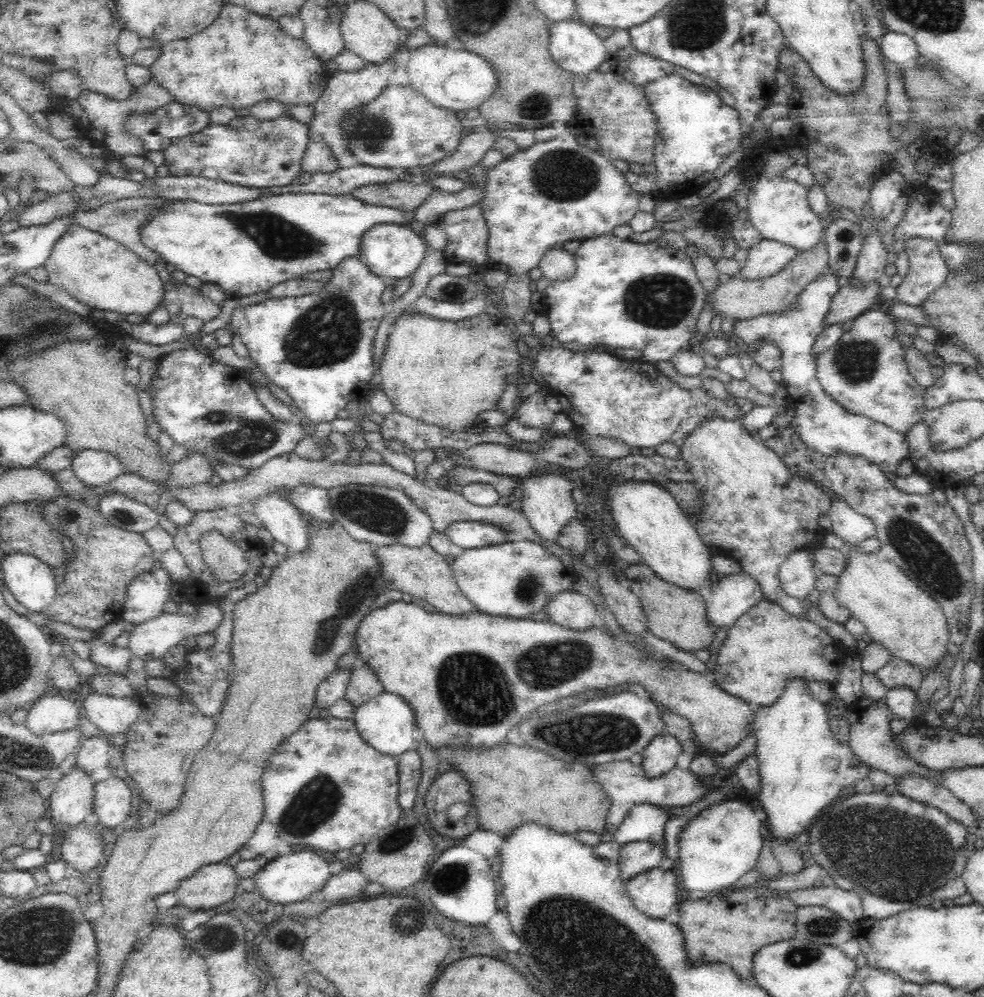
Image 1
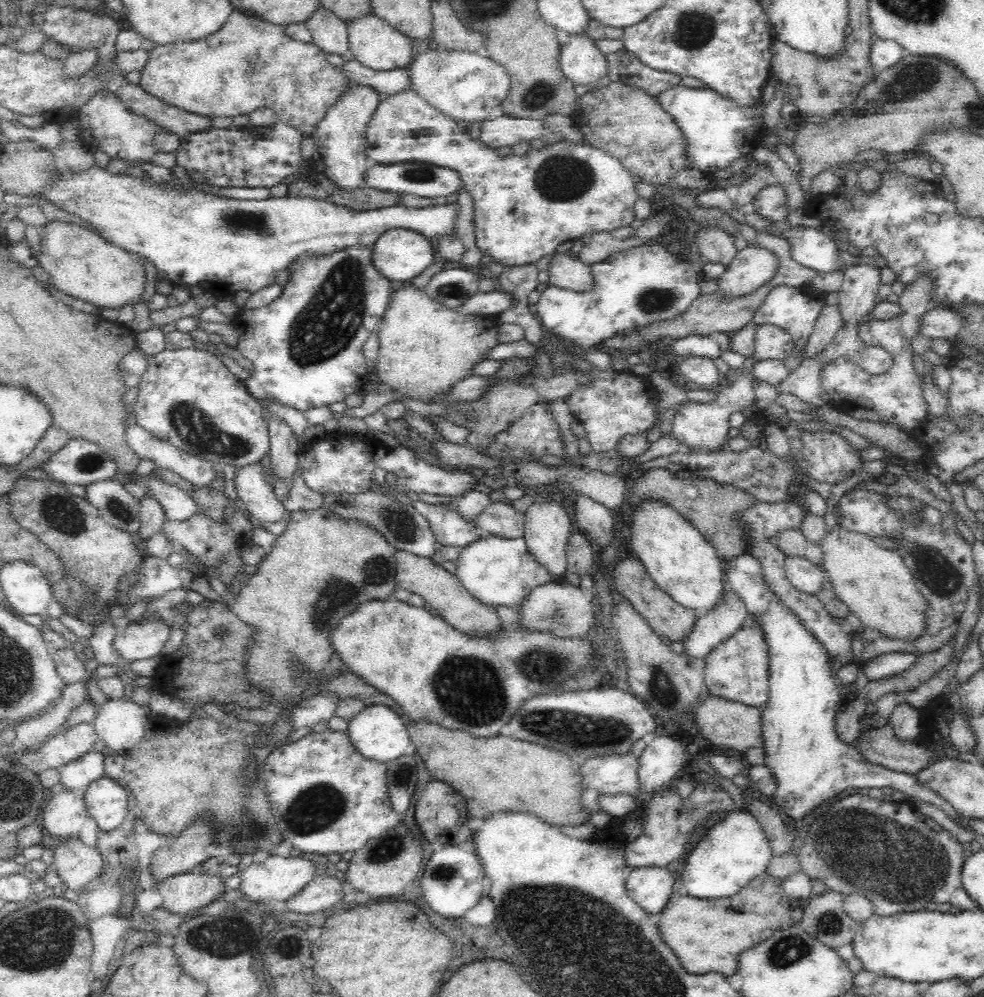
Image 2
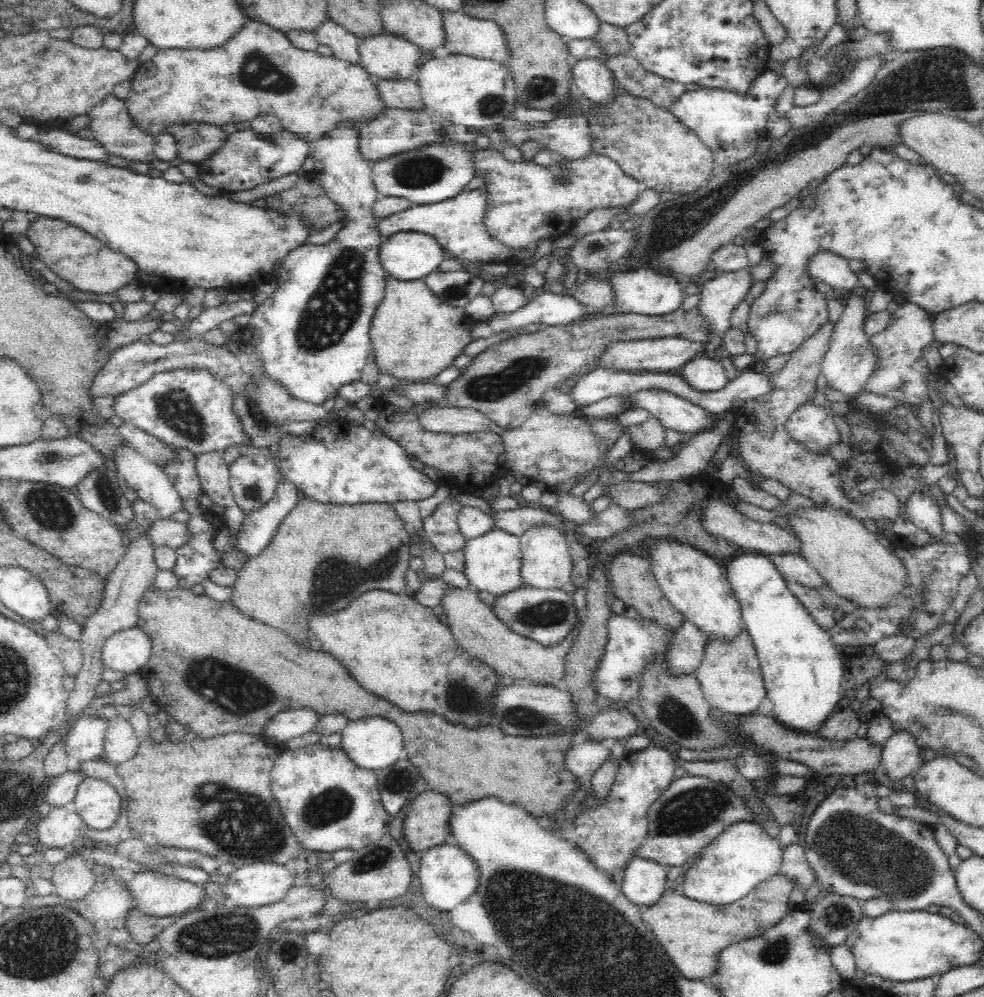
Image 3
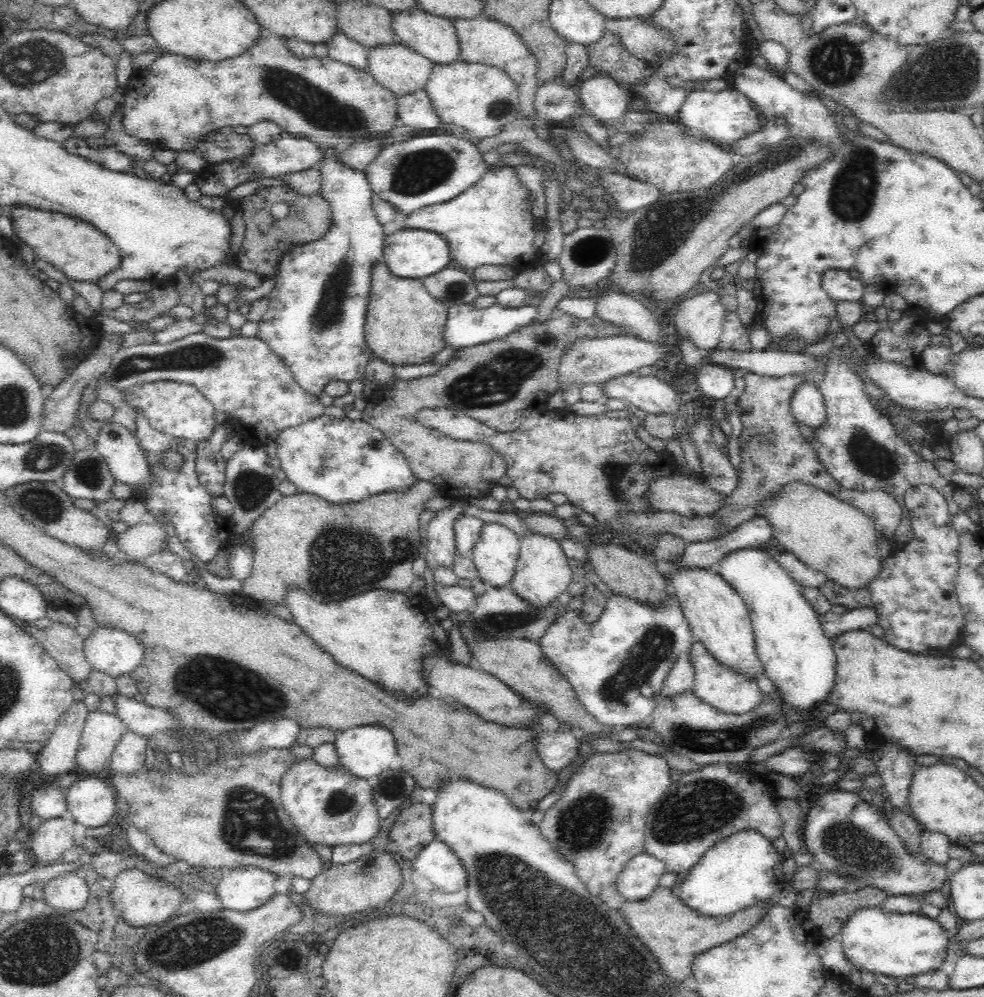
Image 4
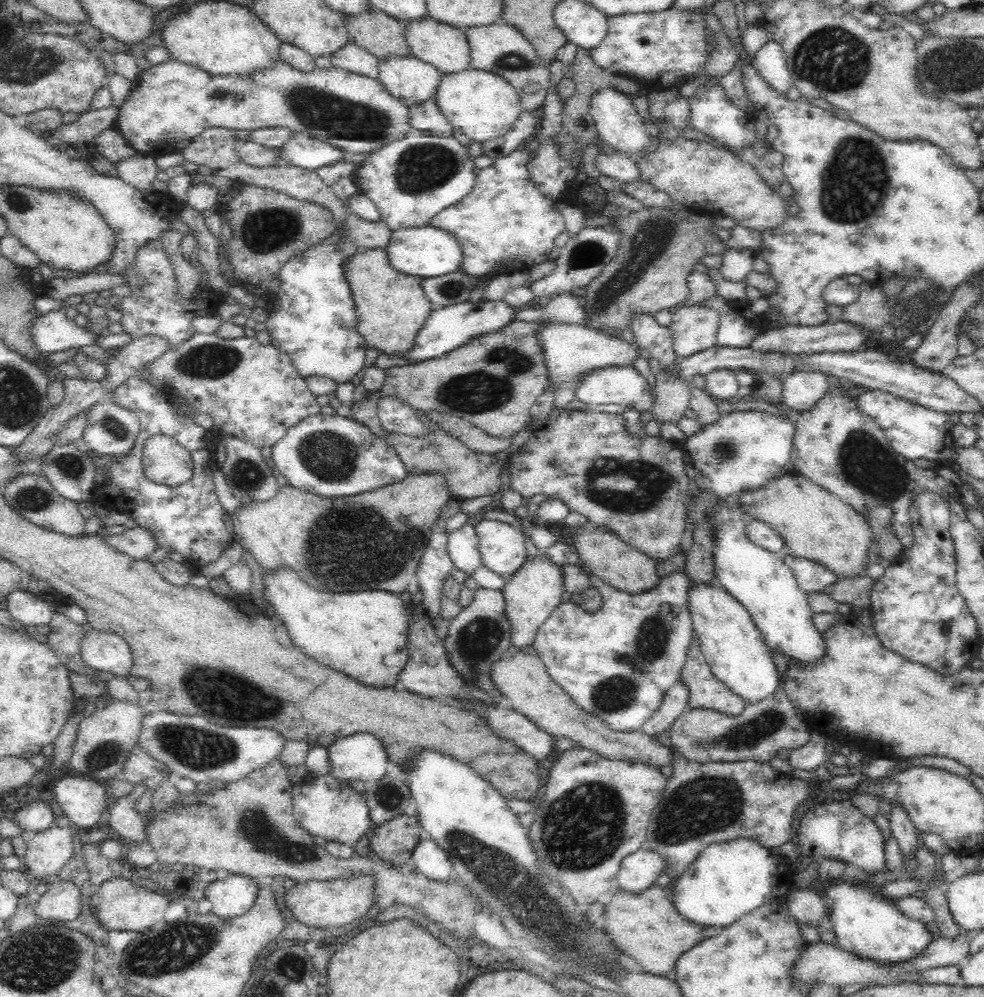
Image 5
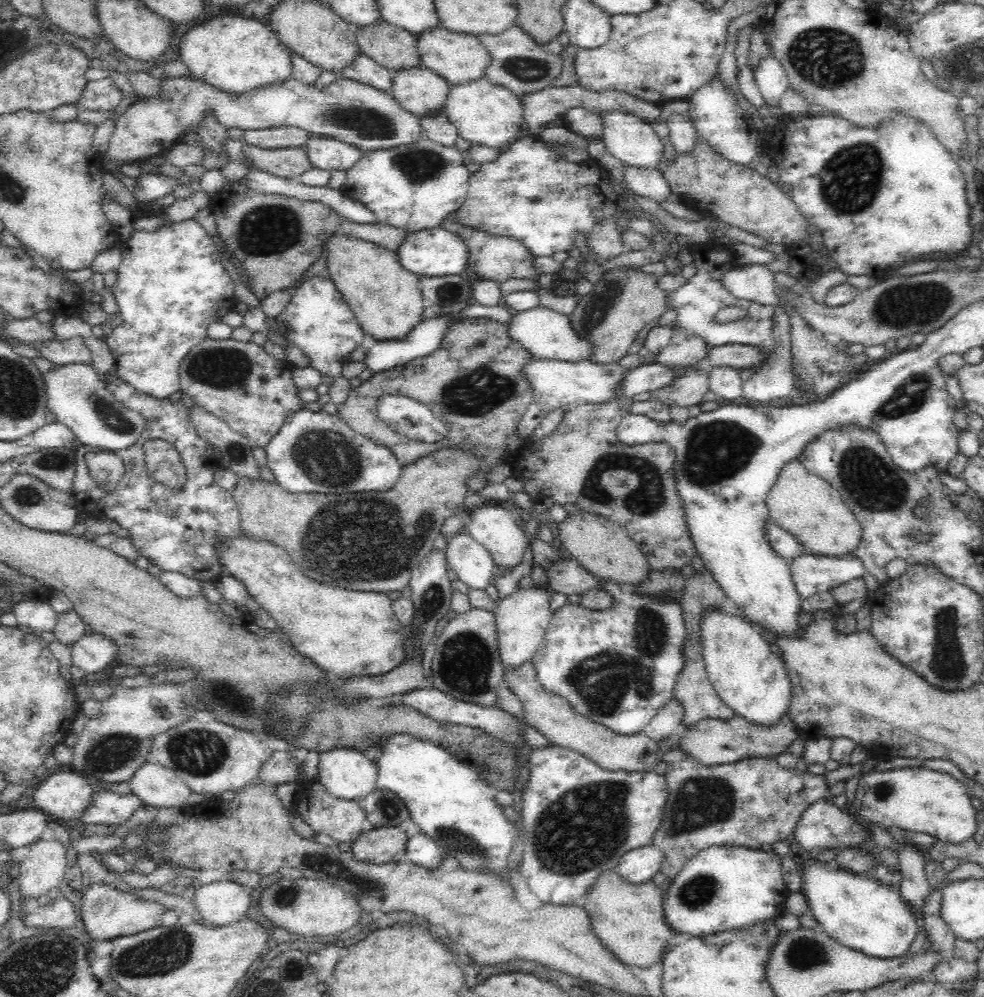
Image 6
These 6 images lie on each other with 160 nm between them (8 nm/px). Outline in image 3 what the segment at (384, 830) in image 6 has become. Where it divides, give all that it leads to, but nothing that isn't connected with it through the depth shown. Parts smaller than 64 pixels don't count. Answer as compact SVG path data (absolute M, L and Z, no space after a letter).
M432 790L418 794L402 822L402 836L412 851L428 851L448 840L448 822L454 804Z

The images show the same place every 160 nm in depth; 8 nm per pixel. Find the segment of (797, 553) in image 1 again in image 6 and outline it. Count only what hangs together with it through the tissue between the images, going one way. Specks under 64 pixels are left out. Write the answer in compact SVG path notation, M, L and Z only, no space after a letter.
M853 552L844 556L807 554L789 562L792 580L801 599L829 591L844 582L864 576L865 566Z

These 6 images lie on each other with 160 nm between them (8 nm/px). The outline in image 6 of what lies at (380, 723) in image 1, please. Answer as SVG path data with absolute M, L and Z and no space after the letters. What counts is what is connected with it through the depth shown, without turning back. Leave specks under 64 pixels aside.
M333 748L319 757L317 782L330 796L356 801L376 789L377 772L378 767L368 753Z

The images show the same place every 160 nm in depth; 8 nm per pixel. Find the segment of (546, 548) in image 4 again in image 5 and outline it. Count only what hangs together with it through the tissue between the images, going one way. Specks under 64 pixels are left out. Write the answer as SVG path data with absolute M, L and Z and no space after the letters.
M542 553L542 557L535 561L526 561L513 575L507 578L503 588L503 597L506 601L504 613L510 621L511 646L524 650L533 646L540 626L550 618L553 610L562 601L564 594L564 579L560 565L550 561L548 553Z

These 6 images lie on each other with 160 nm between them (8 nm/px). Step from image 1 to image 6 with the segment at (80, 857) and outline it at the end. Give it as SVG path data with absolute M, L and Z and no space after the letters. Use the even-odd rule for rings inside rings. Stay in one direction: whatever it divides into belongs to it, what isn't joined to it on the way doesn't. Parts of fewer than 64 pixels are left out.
M96 883L87 887L81 901L81 919L86 933L96 940L112 940L119 936L133 935L160 926L167 906L151 901L139 900L133 893L121 891L112 885ZM57 895L54 901L41 904L34 913L24 918L26 926L39 928L40 930L62 930L71 927L76 922L77 909L66 898Z

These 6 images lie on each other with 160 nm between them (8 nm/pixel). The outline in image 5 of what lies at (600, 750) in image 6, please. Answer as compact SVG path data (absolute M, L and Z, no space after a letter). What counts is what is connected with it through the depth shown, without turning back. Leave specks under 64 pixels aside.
M514 646L493 664L492 682L505 698L505 704L530 719L538 729L557 737L569 738L578 748L586 748L608 760L644 763L662 767L670 764L671 749L664 747L655 737L642 732L612 730L601 718L588 714L572 700L572 697L547 673L546 667L533 646L519 650Z

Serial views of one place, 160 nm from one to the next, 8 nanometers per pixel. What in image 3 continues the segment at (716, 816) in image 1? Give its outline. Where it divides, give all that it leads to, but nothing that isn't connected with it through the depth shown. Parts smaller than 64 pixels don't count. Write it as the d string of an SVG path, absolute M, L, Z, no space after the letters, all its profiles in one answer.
M748 821L737 822L726 828L720 837L716 838L702 854L696 857L693 866L690 866L688 872L684 874L684 880L677 888L684 896L696 902L711 906L728 906L744 898L753 888L761 885L765 880L780 873L782 859L783 852L779 848L777 839L770 837L762 825Z

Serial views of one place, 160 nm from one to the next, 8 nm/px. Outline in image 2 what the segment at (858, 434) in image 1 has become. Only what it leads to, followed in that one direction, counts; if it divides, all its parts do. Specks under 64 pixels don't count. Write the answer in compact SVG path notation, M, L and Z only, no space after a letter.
M778 285L772 288L772 292L770 292L764 302L756 308L756 312L752 314L751 322L757 325L776 325L792 335L796 343L796 348L785 360L786 367L792 371L798 368L799 364L803 362L800 352L802 352L802 348L806 346L806 338L812 334L814 324L824 306L825 294L821 294L812 287L808 288L807 292L804 292L804 290L800 290L800 287Z

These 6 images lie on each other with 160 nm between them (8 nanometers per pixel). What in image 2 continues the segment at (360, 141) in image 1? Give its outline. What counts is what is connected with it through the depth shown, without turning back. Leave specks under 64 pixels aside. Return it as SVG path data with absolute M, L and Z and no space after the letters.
M412 89L399 92L387 97L381 102L372 118L369 120L368 126L365 130L367 145L366 154L367 158L375 161L376 163L391 164L398 162L426 162L430 164L436 164L436 166L446 167L448 169L458 172L461 178L461 184L464 186L472 200L473 206L473 224L475 225L475 242L482 254L486 256L492 256L493 260L506 266L520 266L522 264L530 264L530 262L538 262L542 256L546 254L552 254L555 252L556 247L562 242L567 240L573 241L573 239L586 234L586 232L604 232L607 230L611 232L614 228L619 226L629 226L630 222L634 220L634 202L638 200L638 193L636 193L636 181L635 178L630 175L626 168L613 156L603 150L594 148L593 146L582 143L581 145L571 143L570 141L558 141L552 145L546 144L542 149L534 149L526 151L526 154L518 155L512 153L511 155L502 156L496 148L484 144L479 138L474 139L468 132L458 126L458 121L452 120L450 117L444 116L440 111L436 110L433 106L430 106L420 95L414 93Z

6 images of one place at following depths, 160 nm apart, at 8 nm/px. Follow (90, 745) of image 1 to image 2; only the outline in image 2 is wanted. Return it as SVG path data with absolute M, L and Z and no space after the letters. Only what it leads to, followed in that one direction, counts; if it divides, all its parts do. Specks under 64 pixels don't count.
M92 750L65 764L59 771L59 782L66 791L78 791L90 782L104 777L104 755Z

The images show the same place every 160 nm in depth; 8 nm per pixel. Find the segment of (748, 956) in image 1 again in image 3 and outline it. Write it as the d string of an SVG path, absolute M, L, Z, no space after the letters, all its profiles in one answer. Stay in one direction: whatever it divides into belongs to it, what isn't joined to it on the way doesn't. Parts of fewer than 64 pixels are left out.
M778 873L753 888L744 898L728 906L711 906L684 896L676 886L667 887L653 906L640 905L640 914L646 926L658 939L672 964L683 978L697 980L714 976L717 954L736 942L752 938L780 922L788 911L791 890L796 883L793 878Z

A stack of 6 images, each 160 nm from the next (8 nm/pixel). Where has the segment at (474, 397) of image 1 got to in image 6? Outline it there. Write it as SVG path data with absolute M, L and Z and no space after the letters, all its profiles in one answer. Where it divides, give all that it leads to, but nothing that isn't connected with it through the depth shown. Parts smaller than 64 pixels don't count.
M339 231L326 234L326 238L322 238L322 250L326 252L324 259L328 276L334 281L338 292L342 294L366 334L371 334L375 340L404 338L420 322L424 305L419 287L419 275L402 268L397 251L386 250L369 240L362 240Z

